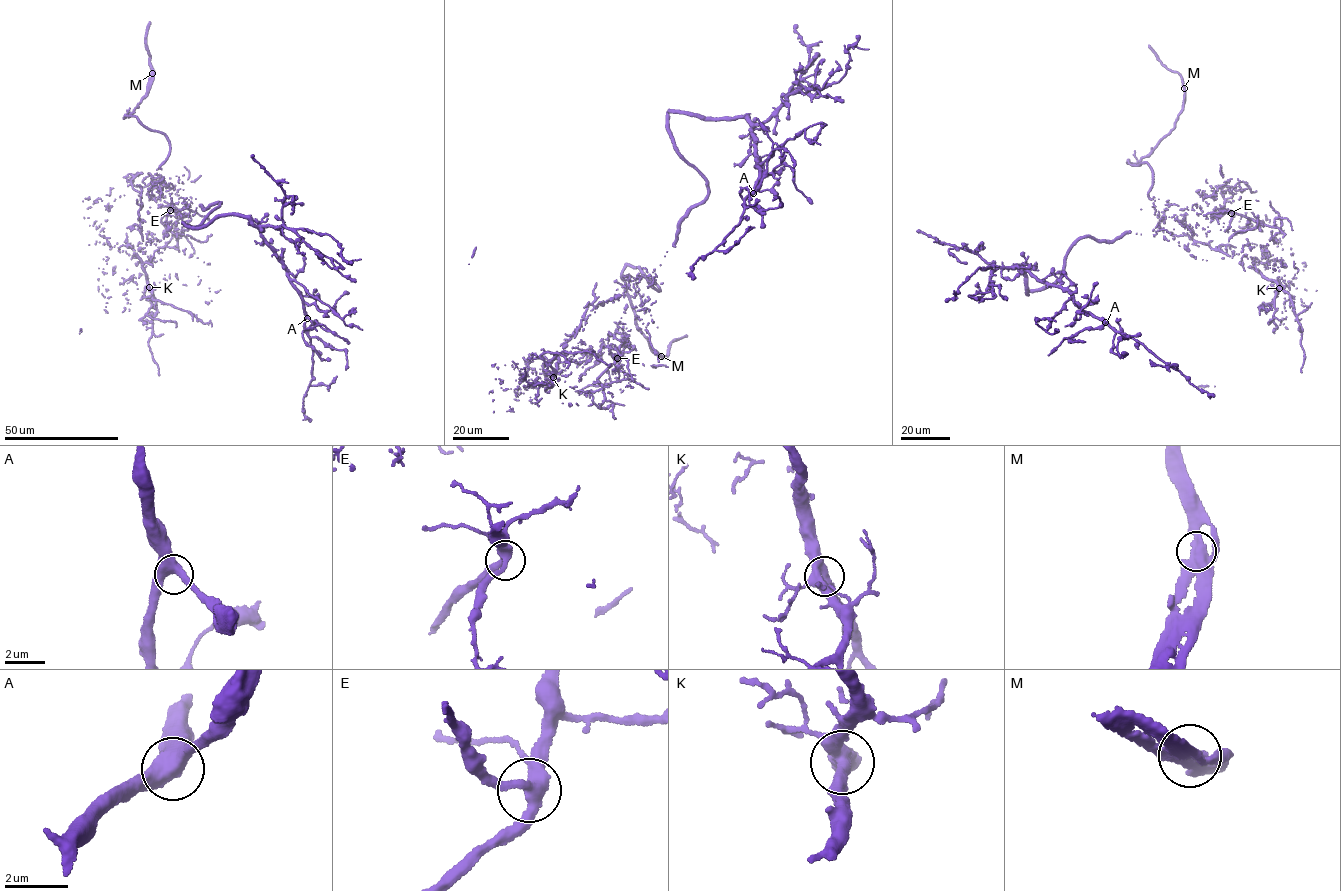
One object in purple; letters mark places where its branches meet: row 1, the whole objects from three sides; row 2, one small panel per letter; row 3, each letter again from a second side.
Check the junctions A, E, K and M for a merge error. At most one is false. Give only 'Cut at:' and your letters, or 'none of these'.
Cut at: none of these

